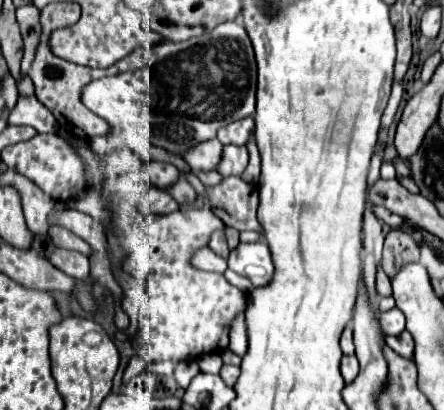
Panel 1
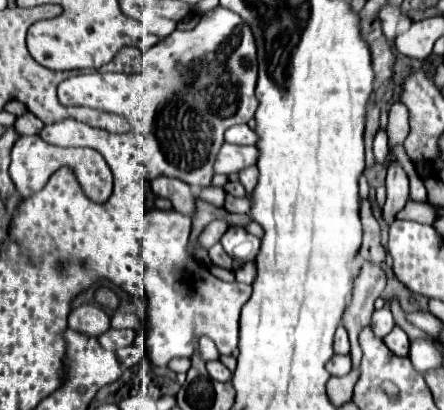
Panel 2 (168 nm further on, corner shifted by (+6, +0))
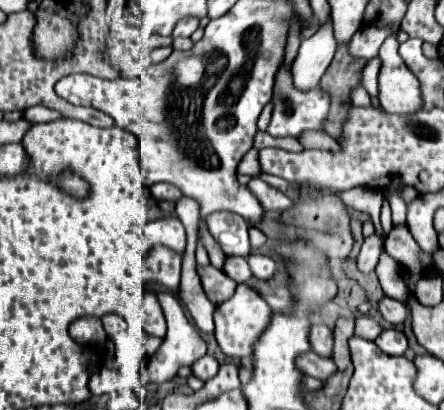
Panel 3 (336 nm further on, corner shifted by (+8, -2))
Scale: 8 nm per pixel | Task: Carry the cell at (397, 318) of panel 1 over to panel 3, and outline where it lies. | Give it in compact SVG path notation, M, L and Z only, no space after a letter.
M358 317L356 319L356 327L354 327L354 335L374 341L374 337L378 337L382 333L382 325L376 319L370 317Z

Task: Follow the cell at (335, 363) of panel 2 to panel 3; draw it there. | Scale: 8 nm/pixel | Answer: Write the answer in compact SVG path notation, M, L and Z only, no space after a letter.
M302 353L296 357L296 367L304 373L304 375L310 375L310 377L316 377L320 381L324 381L326 377L330 377L330 373L334 373L336 365L332 359L326 359L326 357L320 357L316 353Z

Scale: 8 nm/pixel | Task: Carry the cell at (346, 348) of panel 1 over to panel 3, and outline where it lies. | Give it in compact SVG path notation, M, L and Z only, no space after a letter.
M312 325L310 327L310 347L316 355L330 357L332 345L334 345L334 337L326 325Z

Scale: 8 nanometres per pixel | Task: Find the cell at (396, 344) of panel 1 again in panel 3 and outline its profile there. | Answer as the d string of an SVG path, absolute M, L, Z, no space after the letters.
M384 329L380 333L380 337L376 337L374 343L386 355L404 355L404 351L408 349L406 335L402 331L396 331L396 329Z

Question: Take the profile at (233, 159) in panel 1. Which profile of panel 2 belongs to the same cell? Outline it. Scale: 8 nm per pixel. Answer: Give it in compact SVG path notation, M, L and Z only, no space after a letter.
M248 165L244 171L242 171L242 169L238 171L238 181L244 185L244 189L246 189L248 193L254 189L256 179L258 179L258 169L256 169L256 165Z

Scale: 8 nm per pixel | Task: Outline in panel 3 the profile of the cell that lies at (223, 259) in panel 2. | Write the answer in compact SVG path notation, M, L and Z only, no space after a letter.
M228 257L224 273L228 277L232 277L236 283L246 283L252 277L252 271L250 271L246 257Z

